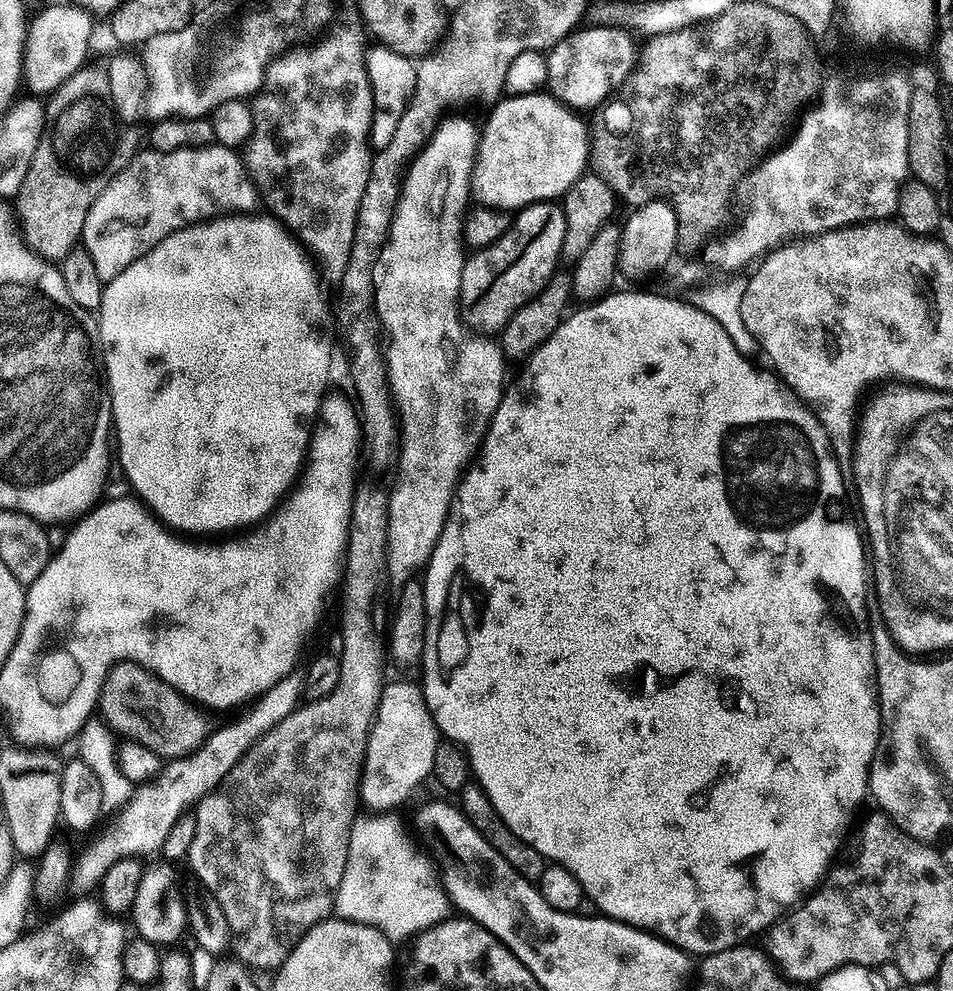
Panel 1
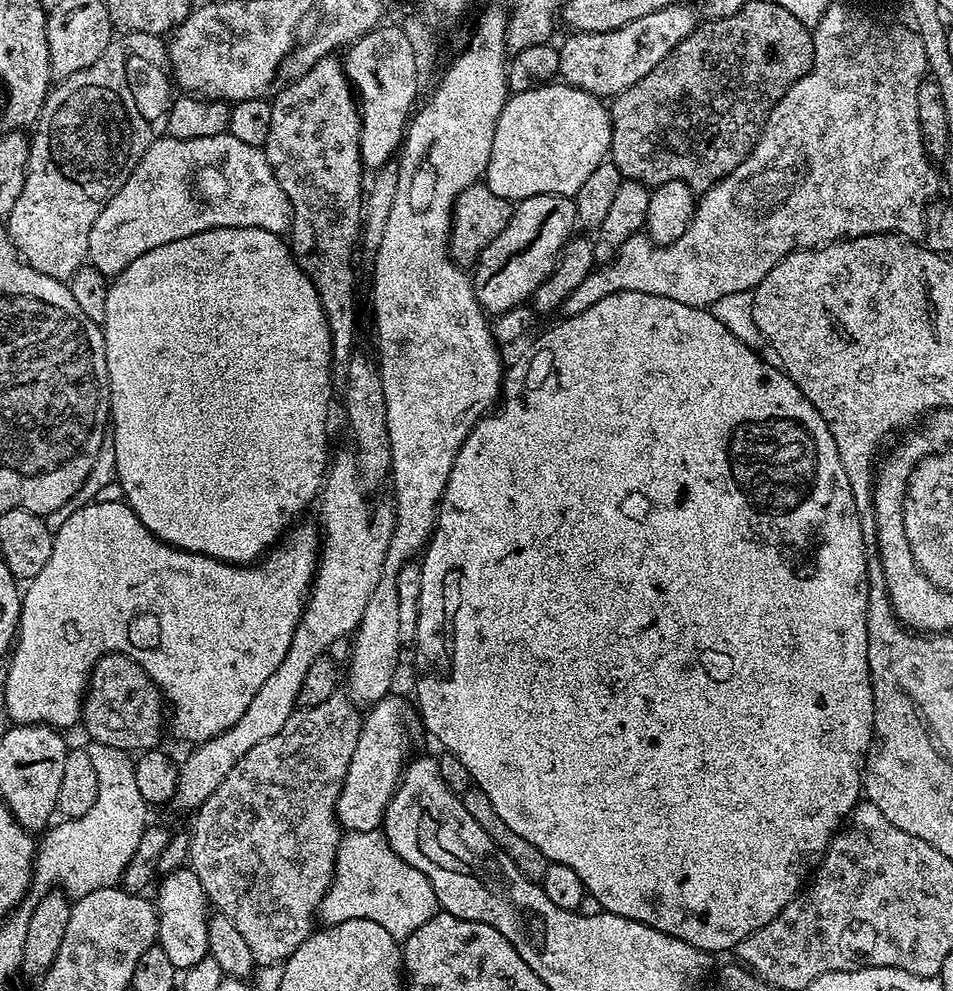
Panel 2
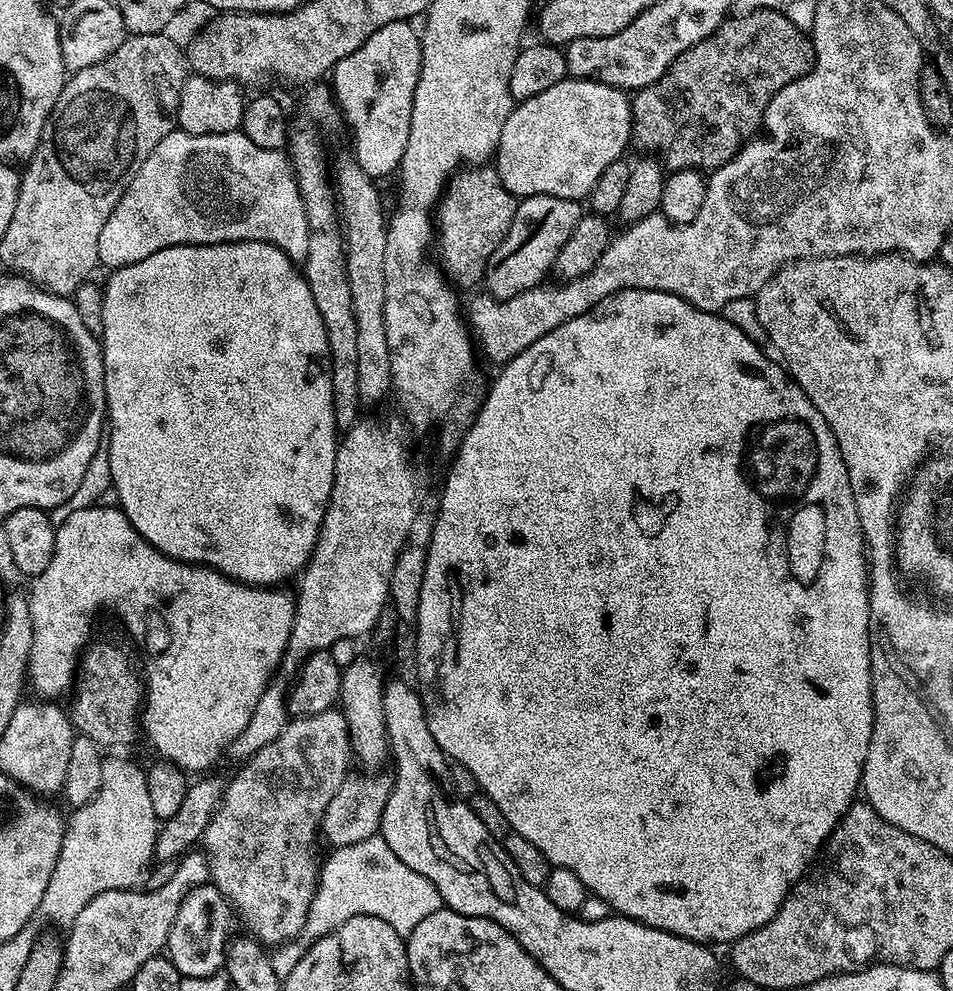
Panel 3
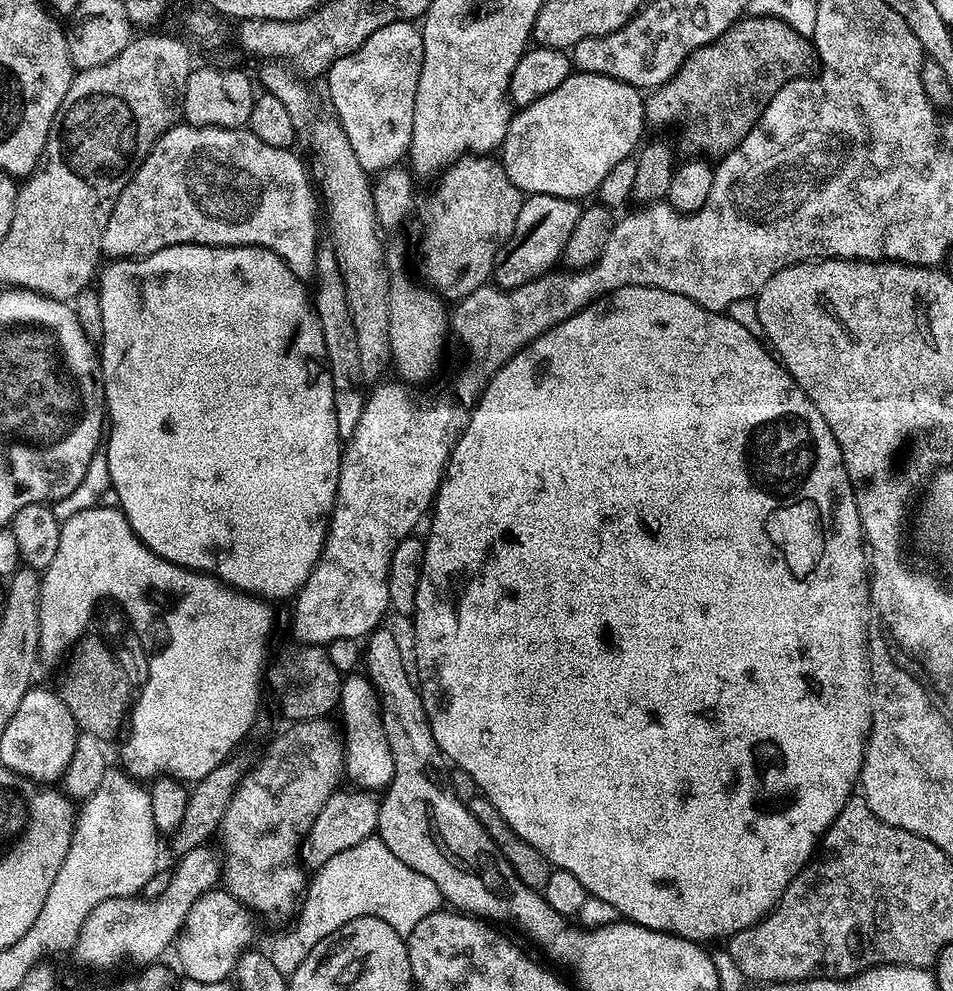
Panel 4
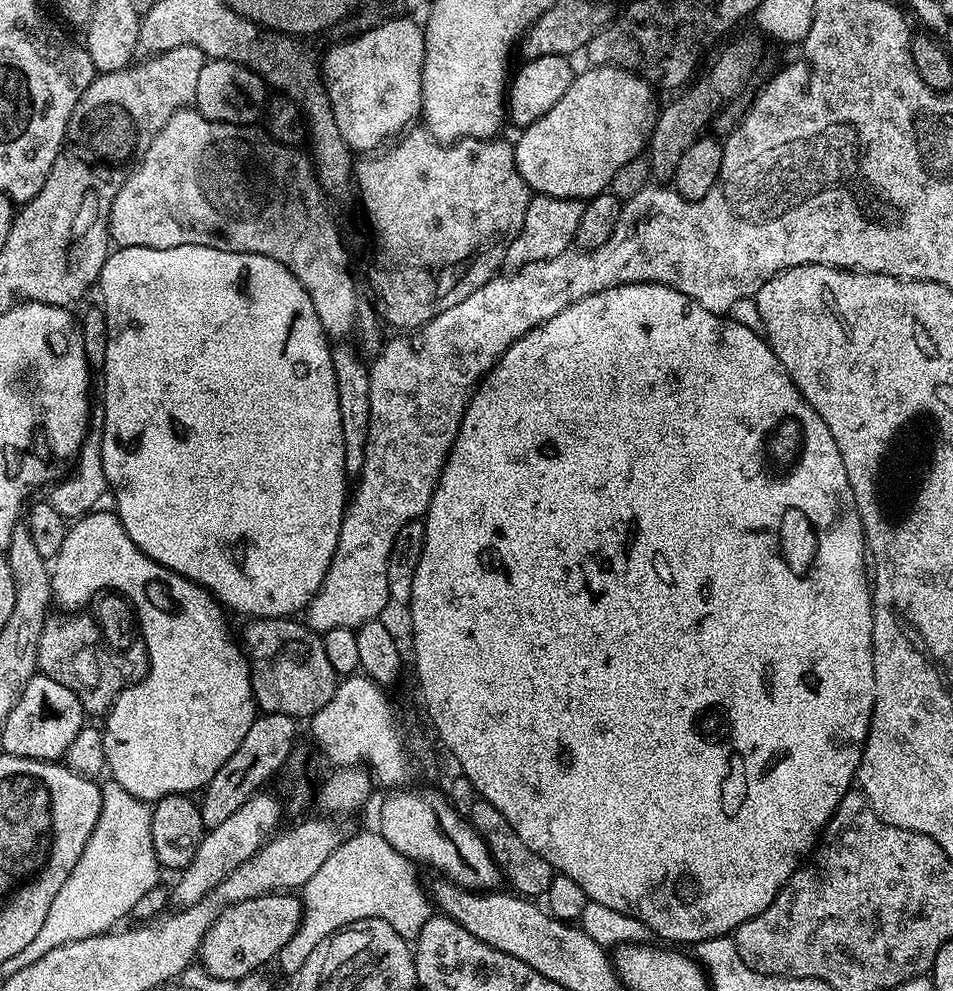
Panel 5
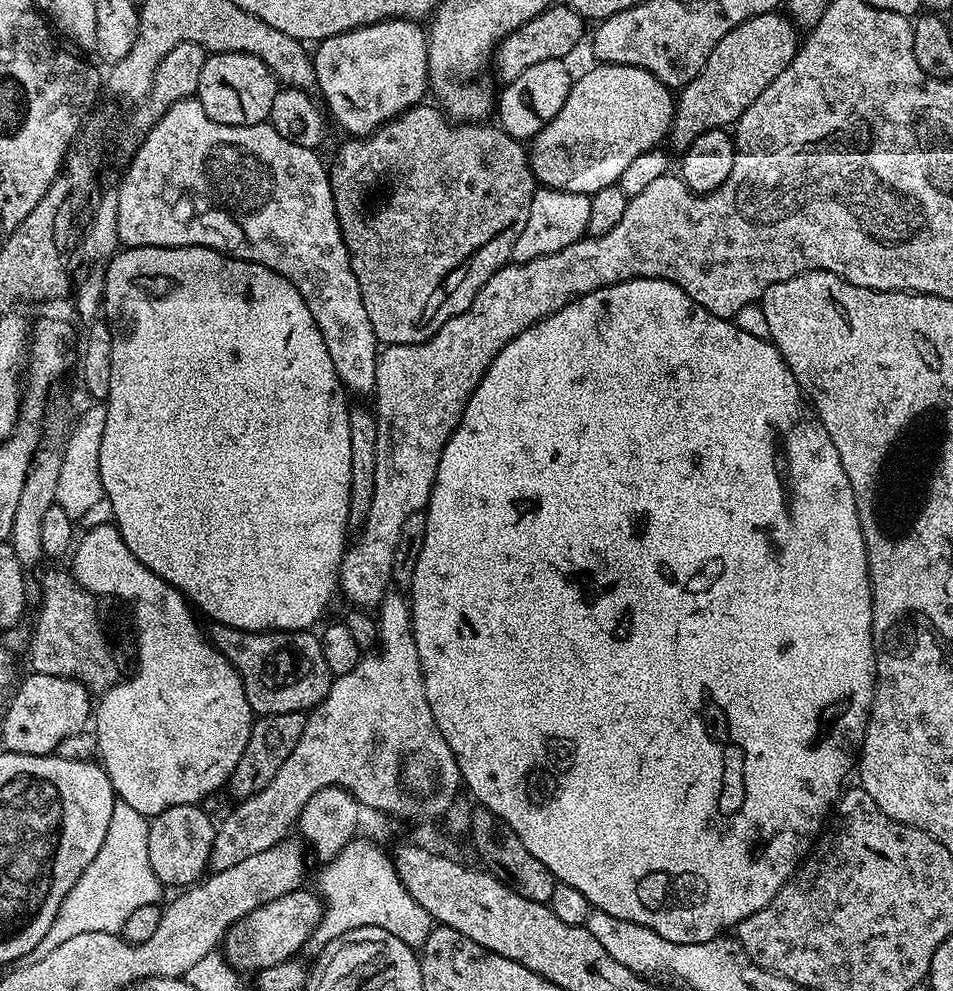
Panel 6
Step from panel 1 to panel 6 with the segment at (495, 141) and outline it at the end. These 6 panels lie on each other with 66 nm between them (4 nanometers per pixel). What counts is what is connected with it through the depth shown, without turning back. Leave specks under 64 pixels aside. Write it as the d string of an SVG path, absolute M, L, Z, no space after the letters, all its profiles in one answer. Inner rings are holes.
M597 63L596 68L592 68L589 72L584 72L581 76L577 75L572 82L572 89L566 98L566 102L562 102L562 110L558 110L558 114L554 114L554 118L548 121L548 124L538 135L533 136L530 141L530 163L532 166L532 175L543 187L557 188L563 192L573 192L574 194L586 194L591 196L592 193L602 190L606 186L617 183L619 181L622 170L626 170L626 165L638 158L638 154L646 154L651 148L657 147L661 141L667 137L669 129L672 128L672 115L676 113L676 105L674 103L673 89L666 87L661 80L654 78L654 74L650 74L646 70L642 70L638 66L622 66L621 64L602 64Z

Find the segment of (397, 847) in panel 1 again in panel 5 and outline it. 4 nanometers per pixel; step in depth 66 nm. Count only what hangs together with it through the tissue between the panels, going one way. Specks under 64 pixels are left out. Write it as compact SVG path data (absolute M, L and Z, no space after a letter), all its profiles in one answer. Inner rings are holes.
M379 831L360 832L357 836L350 837L349 840L348 837L341 839L338 850L334 850L334 854L330 854L330 858L326 858L326 862L322 862L322 866L315 872L314 878L310 878L310 882L304 884L300 925L294 938L290 938L290 942L286 942L286 946L282 946L278 957L278 965L280 964L281 970L292 972L291 974L300 973L310 950L314 950L314 946L318 946L318 942L322 942L322 938L334 934L348 924L353 924L356 920L382 918L382 922L390 922L390 926L394 926L394 930L398 930L398 934L403 940L415 941L422 926L426 926L426 922L434 915L433 901L426 888L420 885L416 872L418 872L417 865L402 854L398 854L398 850L394 850L394 846L390 846L390 842L386 842L386 838L382 838Z

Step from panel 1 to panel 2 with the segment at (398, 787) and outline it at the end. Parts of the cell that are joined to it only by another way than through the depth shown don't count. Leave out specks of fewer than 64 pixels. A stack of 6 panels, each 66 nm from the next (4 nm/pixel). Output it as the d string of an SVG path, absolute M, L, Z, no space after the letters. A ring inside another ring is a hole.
M396 695L383 696L371 705L360 725L358 746L354 746L354 758L350 758L346 782L336 807L336 818L345 833L375 832L381 827L384 811L388 809L410 759L412 723L417 723L418 716L409 701L408 705Z

